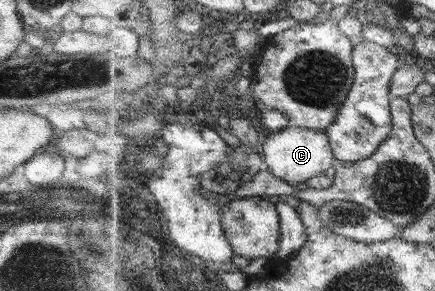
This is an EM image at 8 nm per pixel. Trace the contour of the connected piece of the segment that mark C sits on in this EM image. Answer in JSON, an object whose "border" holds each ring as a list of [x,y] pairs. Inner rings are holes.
{"border":[[[296,124],[265,135],[261,149],[267,170],[292,186],[306,184],[310,178],[324,175],[324,172],[328,168],[334,168],[338,161],[327,129],[302,128]]]}

